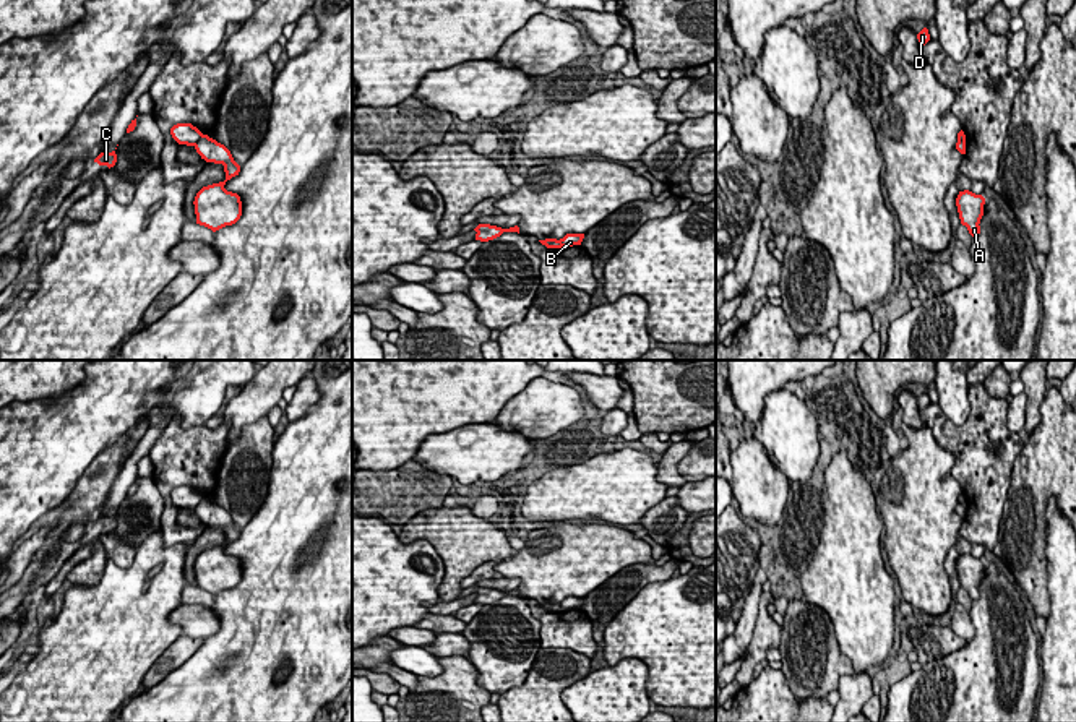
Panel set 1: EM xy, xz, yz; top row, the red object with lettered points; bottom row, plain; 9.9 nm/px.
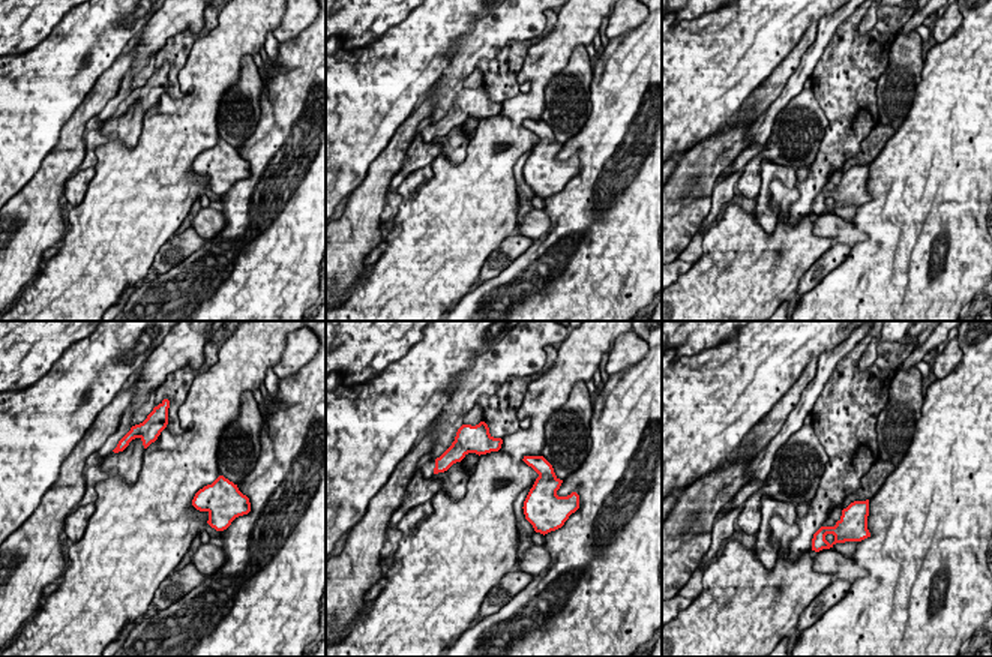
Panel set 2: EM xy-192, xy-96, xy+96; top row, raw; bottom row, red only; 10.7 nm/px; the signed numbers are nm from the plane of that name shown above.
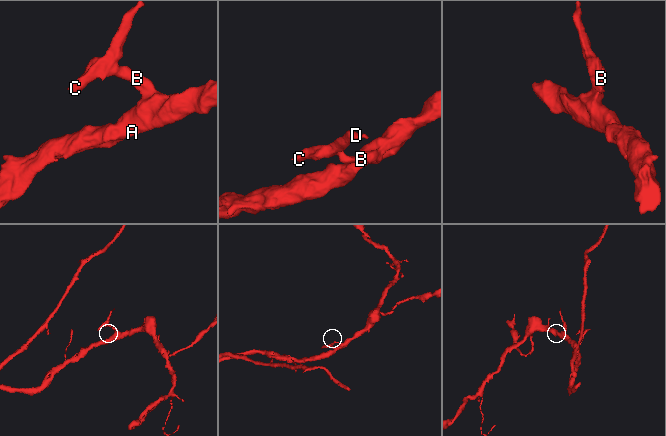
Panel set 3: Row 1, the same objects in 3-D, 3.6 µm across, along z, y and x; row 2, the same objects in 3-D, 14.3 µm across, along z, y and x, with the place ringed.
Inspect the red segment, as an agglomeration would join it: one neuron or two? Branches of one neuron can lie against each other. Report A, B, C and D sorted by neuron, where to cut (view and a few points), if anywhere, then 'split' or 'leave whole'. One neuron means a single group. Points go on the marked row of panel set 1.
A B / C D | xy (202, 133), (195, 146) | split

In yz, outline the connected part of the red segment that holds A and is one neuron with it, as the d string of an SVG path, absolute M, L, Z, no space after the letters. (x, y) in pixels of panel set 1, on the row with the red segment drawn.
M969 190L959 191L956 198L961 224L967 227L972 237L977 237L980 234L979 224L983 216L983 204L985 198Z

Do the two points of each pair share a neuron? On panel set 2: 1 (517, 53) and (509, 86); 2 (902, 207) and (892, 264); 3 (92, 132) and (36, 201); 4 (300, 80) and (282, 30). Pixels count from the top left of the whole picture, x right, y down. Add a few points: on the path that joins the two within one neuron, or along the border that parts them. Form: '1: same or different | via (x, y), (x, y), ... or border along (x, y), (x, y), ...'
1: same | via (511, 60), (509, 78)
2: same | via (902, 221), (899, 251)
3: different | border along (96, 114), (86, 125), (84, 159), (77, 170)
4: different | border along (309, 24), (293, 38), (279, 42)

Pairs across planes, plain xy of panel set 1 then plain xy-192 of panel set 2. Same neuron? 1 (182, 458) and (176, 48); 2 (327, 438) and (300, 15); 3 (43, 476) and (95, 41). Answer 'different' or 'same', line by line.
1: same
2: different
3: same

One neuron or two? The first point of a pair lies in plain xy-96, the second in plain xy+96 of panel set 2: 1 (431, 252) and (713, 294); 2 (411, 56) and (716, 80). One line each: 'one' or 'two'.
1: one
2: one

